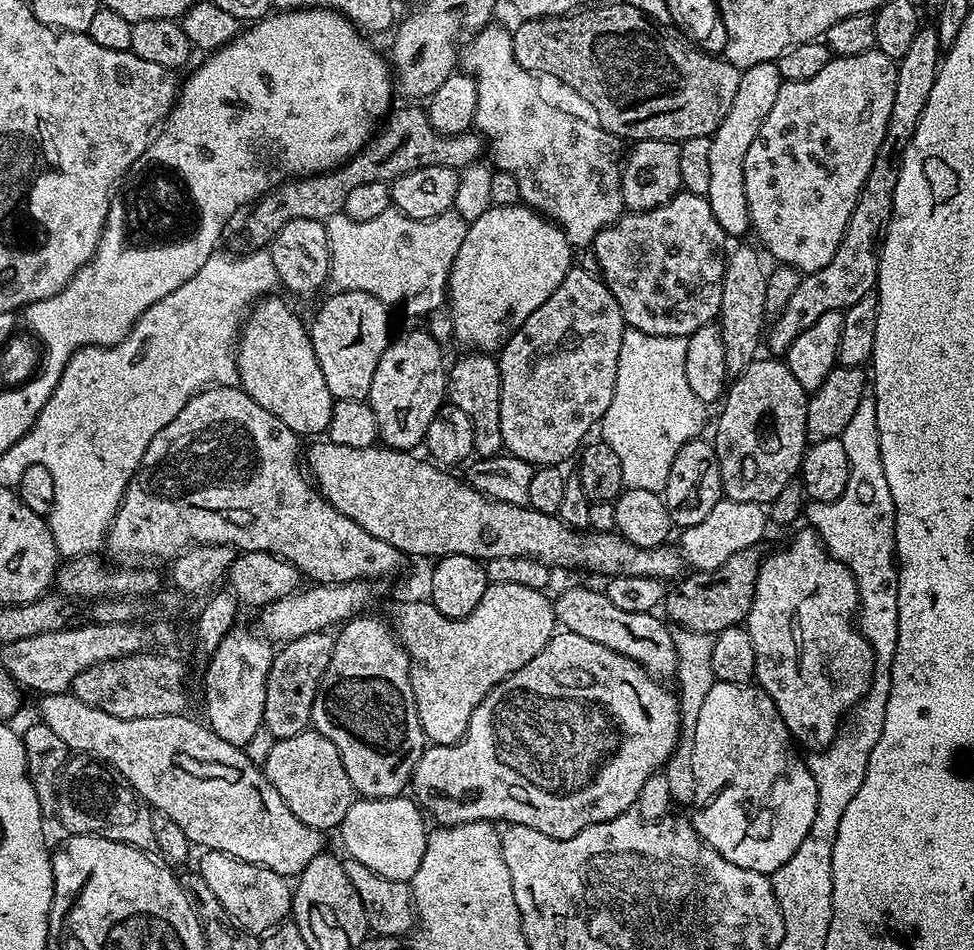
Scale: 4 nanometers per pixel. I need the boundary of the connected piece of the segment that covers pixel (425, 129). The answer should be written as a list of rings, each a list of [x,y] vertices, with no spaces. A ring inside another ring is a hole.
[[[423,107],[398,108],[387,117],[383,126],[357,156],[351,156],[330,172],[317,172],[310,176],[297,176],[294,180],[287,180],[273,188],[268,195],[260,197],[255,207],[247,213],[249,216],[244,224],[244,240],[248,244],[245,245],[252,250],[267,249],[278,230],[282,230],[286,222],[294,222],[294,218],[327,222],[332,216],[341,215],[347,196],[365,182],[388,184],[402,174],[418,170],[422,166],[446,166],[461,170],[477,163],[483,152],[485,155],[486,141],[479,132],[469,130],[453,136],[444,136],[434,130]]]

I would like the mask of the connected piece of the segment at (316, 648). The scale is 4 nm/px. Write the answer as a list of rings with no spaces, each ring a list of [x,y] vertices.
[[[327,631],[314,634],[302,634],[302,638],[294,638],[283,645],[284,648],[275,653],[270,666],[270,674],[266,682],[266,710],[264,711],[263,731],[269,732],[277,740],[294,738],[305,731],[312,723],[312,707],[320,679],[326,674],[326,666],[330,666],[330,658],[334,654],[335,639]]]

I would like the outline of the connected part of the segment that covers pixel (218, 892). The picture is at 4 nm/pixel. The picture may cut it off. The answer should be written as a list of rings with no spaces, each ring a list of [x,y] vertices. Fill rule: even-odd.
[[[204,850],[199,853],[200,868],[198,874],[206,886],[222,902],[222,910],[234,918],[234,922],[245,932],[263,934],[272,931],[277,924],[285,923],[292,910],[292,888],[285,877],[274,874],[274,870],[266,870],[266,866],[258,866],[250,862],[242,862],[225,852]]]

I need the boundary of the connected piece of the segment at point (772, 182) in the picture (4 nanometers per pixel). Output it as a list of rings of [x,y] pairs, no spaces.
[[[876,48],[866,54],[832,56],[814,78],[783,81],[762,130],[750,142],[744,159],[744,189],[751,231],[764,243],[773,261],[789,264],[801,274],[817,272],[834,258],[842,234],[854,214],[866,174],[884,141],[890,109],[894,107],[897,61]]]

